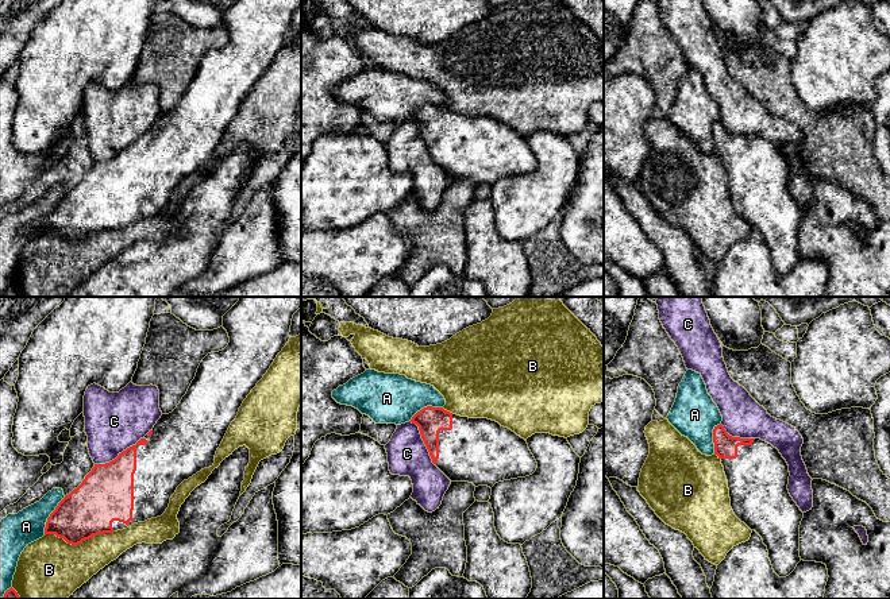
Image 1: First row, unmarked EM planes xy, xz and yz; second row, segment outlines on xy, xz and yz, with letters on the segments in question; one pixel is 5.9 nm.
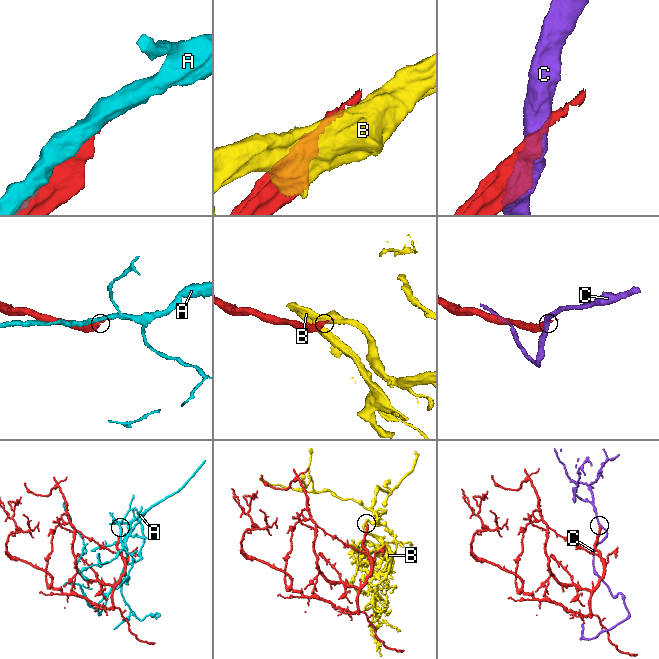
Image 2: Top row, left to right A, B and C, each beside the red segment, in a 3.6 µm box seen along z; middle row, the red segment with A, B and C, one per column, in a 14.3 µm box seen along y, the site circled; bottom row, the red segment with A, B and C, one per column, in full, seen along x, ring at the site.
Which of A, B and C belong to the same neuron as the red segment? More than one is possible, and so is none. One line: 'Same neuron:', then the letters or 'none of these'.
Same neuron: none of these

